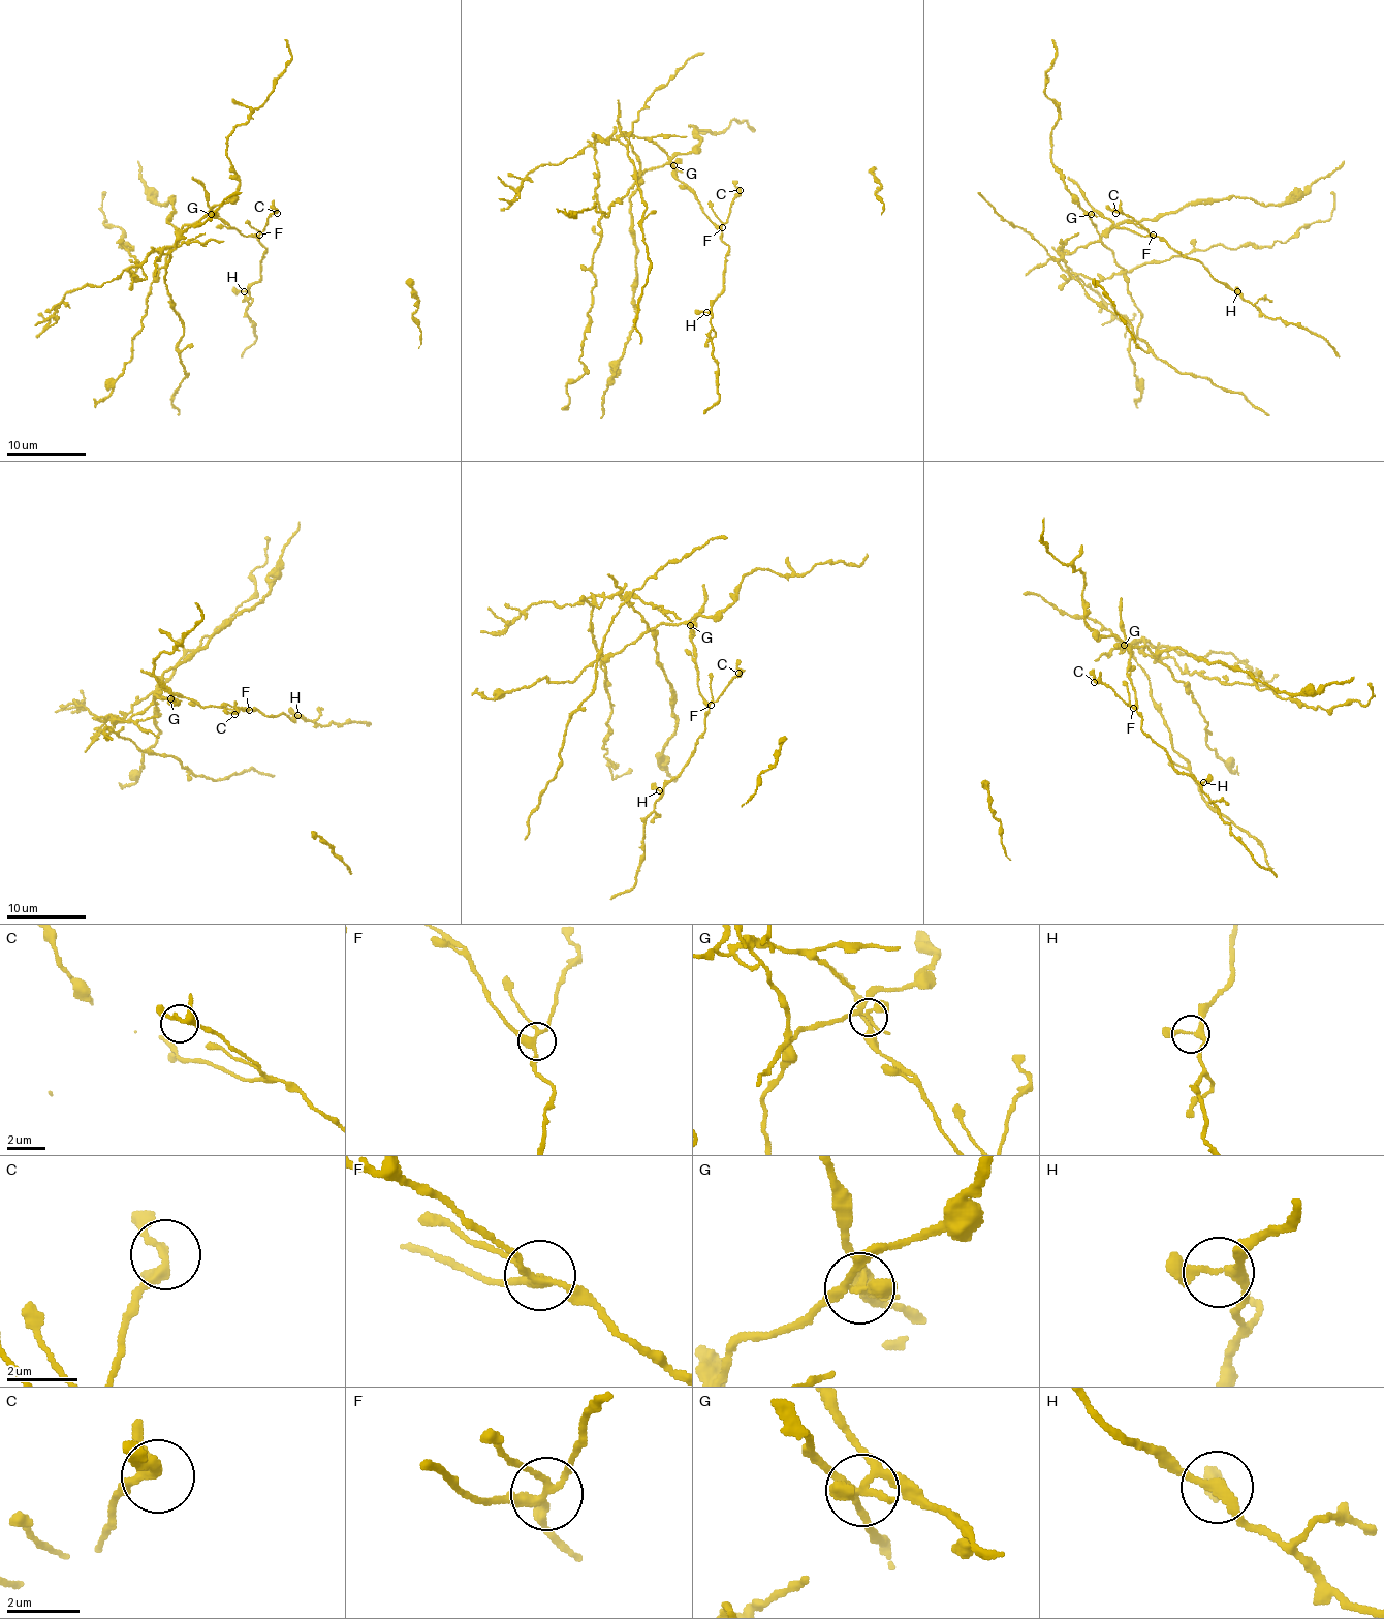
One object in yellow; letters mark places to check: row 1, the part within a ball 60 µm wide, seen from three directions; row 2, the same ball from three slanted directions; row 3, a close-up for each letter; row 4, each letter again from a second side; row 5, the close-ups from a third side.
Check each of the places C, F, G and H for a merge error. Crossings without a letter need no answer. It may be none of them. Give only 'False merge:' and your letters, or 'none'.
False merge: G

